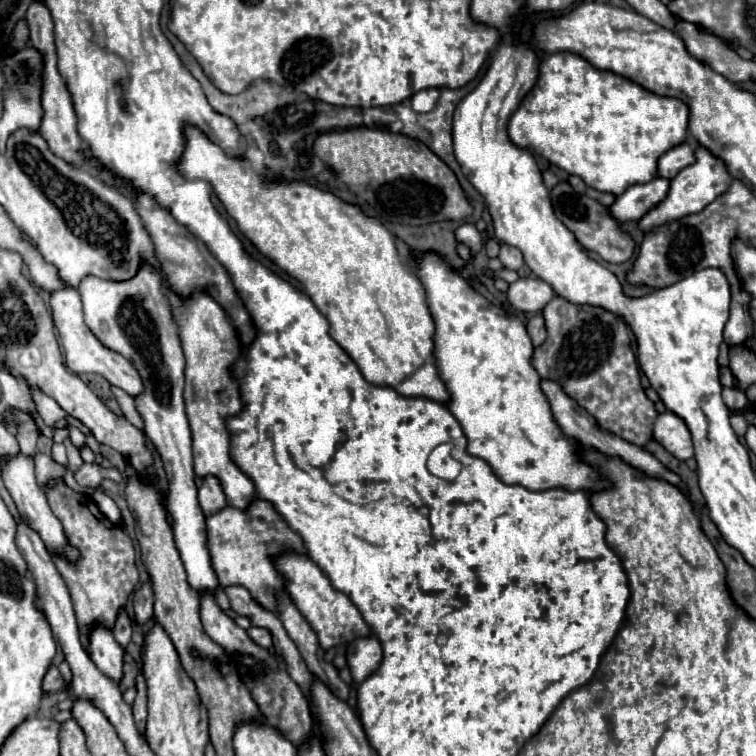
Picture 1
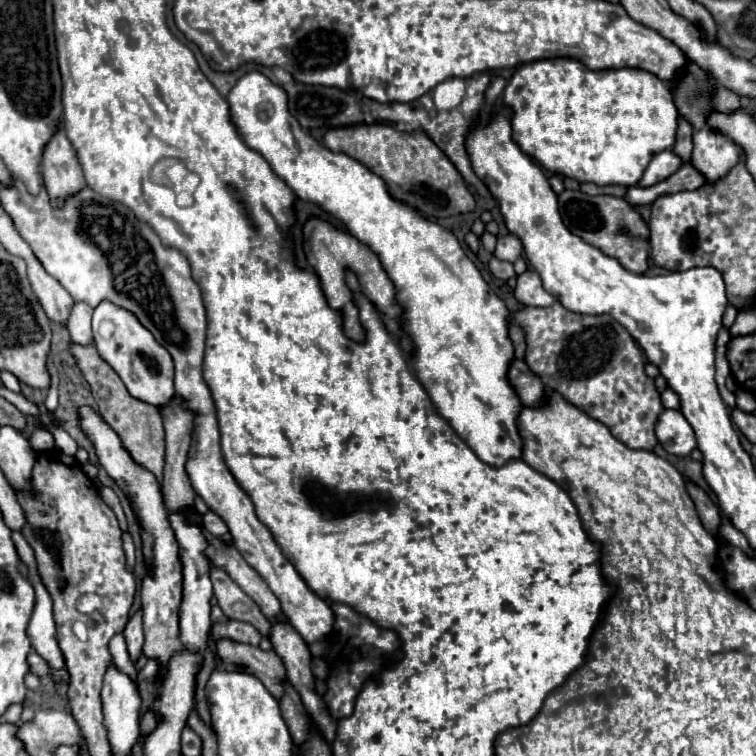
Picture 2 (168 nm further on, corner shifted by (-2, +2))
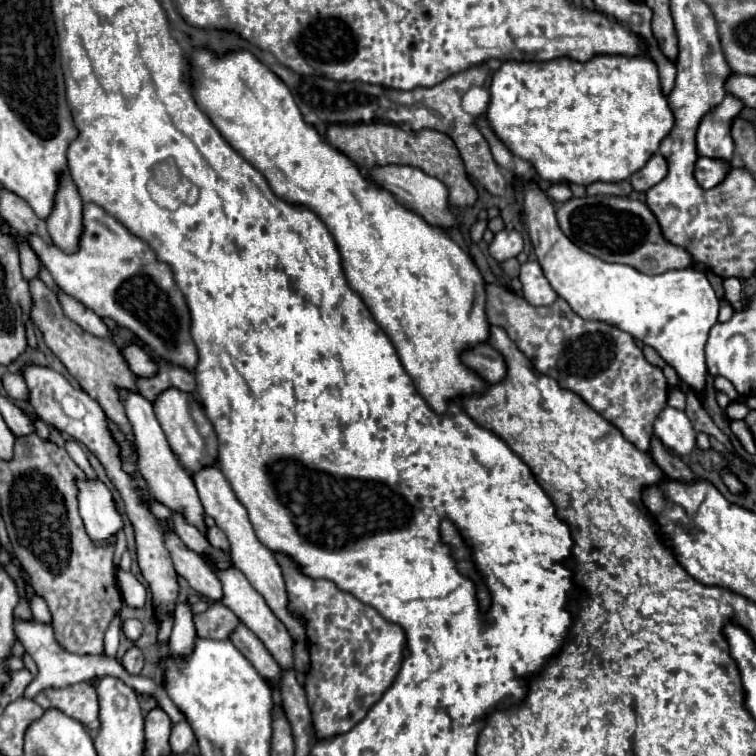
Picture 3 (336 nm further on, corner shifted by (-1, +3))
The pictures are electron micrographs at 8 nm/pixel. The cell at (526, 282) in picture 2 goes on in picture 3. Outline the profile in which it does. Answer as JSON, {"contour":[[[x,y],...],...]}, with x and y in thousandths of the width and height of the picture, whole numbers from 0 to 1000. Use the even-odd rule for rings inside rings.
{"contour":[[[710,345],[692,348],[687,369],[692,374],[692,393],[702,403],[729,403],[737,396],[737,388],[726,377],[726,372],[718,364],[718,356]]]}

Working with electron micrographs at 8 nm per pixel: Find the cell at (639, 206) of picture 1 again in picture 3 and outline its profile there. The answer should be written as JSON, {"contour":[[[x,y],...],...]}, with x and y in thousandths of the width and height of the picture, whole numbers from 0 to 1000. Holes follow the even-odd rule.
{"contour":[[[925,208],[922,218],[919,218],[919,237],[930,250],[940,250],[940,247],[951,245],[956,239],[956,234],[962,234],[964,224],[967,224],[967,218],[962,213]]]}

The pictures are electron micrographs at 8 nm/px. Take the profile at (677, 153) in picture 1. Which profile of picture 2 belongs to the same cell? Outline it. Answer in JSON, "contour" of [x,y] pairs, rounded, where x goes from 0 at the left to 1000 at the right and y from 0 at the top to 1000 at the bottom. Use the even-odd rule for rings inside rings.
{"contour":[[[878,198],[873,204],[868,204],[860,214],[860,220],[854,222],[849,238],[844,241],[844,246],[862,246],[884,233],[889,233],[899,220],[902,220],[902,209],[894,206],[889,198]]]}

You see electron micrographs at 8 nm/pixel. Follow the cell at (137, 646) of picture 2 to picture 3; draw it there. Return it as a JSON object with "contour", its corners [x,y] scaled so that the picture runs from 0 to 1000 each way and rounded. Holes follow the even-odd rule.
{"contour":[[[173,856],[165,866],[163,866],[163,882],[168,885],[171,893],[184,893],[189,885],[189,866],[181,856]]]}

